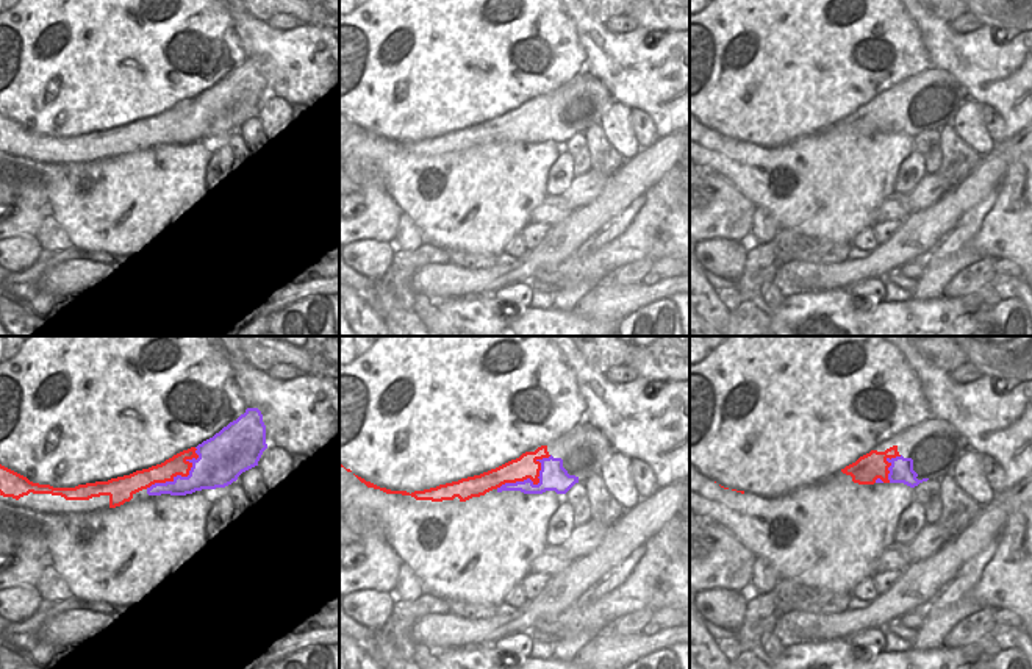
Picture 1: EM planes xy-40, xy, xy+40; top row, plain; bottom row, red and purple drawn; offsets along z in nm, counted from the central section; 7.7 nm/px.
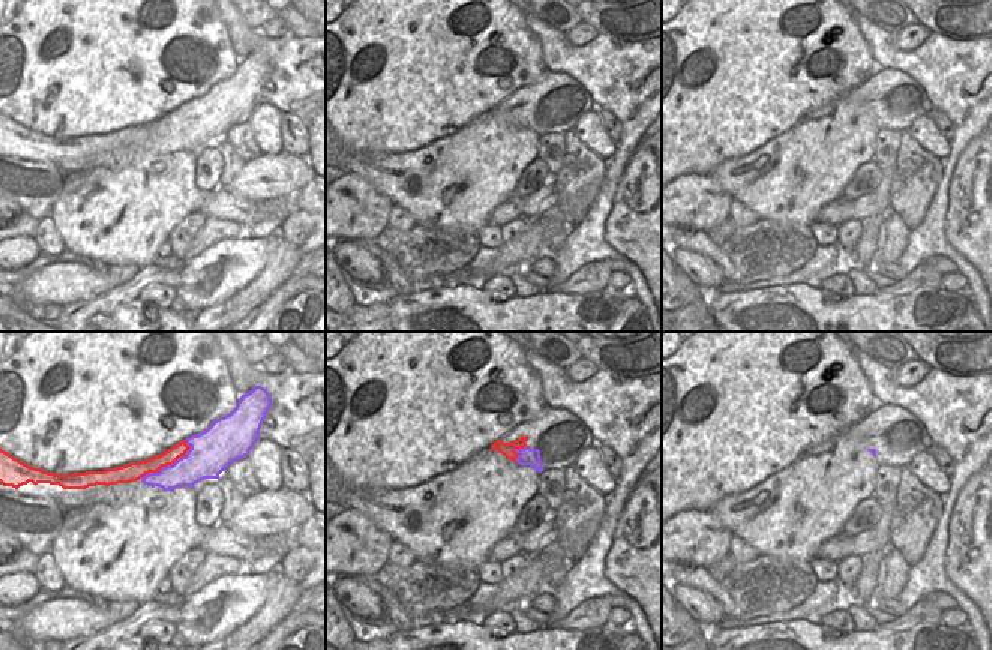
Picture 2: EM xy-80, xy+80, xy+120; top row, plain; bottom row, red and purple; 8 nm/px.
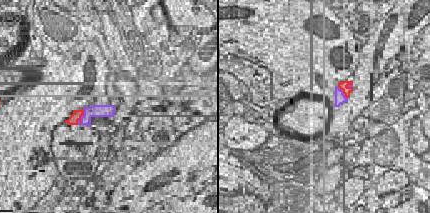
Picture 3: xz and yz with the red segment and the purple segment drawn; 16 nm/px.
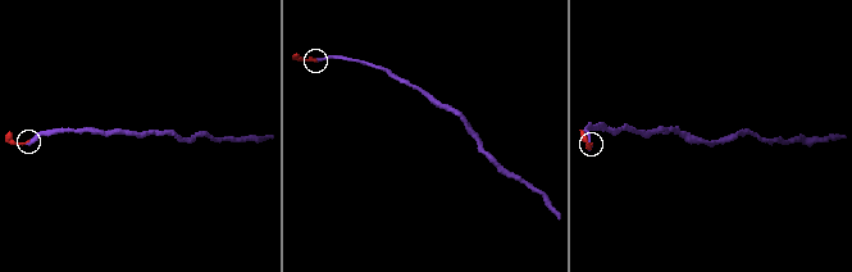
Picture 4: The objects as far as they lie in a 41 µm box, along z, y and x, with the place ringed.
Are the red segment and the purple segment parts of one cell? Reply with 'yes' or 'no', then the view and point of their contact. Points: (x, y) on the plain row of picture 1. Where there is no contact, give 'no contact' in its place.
no | xy-40 (180, 124)

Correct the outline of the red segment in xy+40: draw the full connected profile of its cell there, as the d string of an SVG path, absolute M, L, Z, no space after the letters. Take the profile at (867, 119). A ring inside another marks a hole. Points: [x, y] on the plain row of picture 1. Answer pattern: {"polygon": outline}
{"polygon": "M932 67L880 92L841 122L851 125L852 131L858 134L874 134L877 128L890 133L888 117L891 113L887 109L902 105L913 109L918 130L938 131L952 123L957 109L966 100L965 89L952 75Z"}

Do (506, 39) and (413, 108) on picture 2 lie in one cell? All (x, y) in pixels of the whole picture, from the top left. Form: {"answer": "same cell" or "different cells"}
{"answer": "same cell"}

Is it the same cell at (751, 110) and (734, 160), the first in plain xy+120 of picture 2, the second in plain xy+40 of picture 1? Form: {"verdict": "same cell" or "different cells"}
{"verdict": "different cells"}

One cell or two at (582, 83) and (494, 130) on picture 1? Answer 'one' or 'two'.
one

